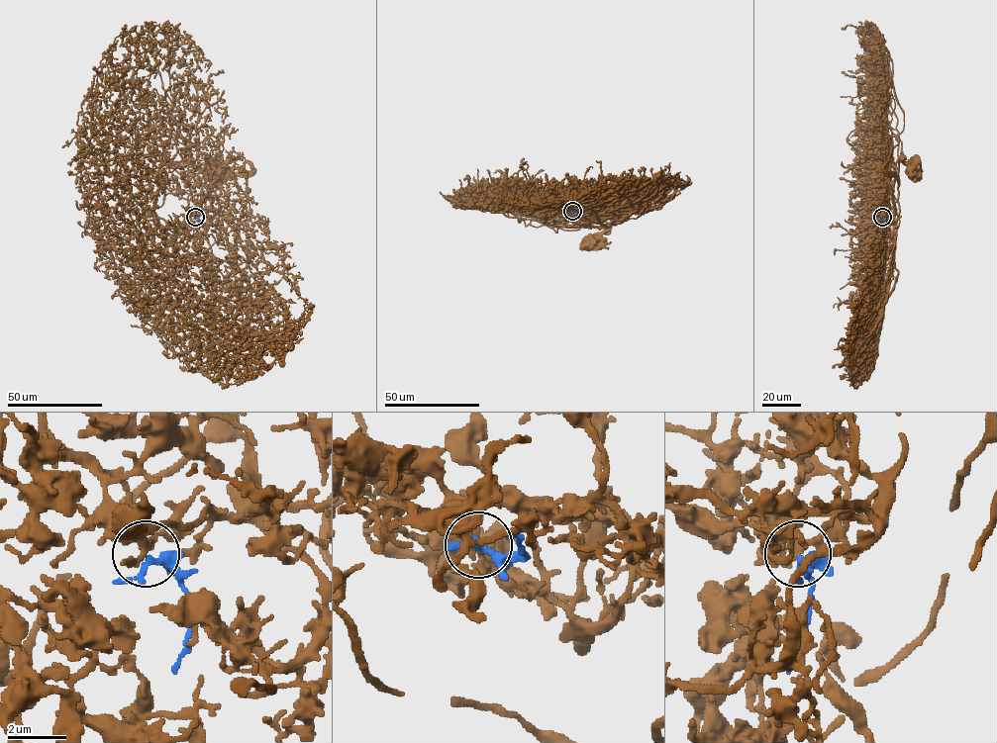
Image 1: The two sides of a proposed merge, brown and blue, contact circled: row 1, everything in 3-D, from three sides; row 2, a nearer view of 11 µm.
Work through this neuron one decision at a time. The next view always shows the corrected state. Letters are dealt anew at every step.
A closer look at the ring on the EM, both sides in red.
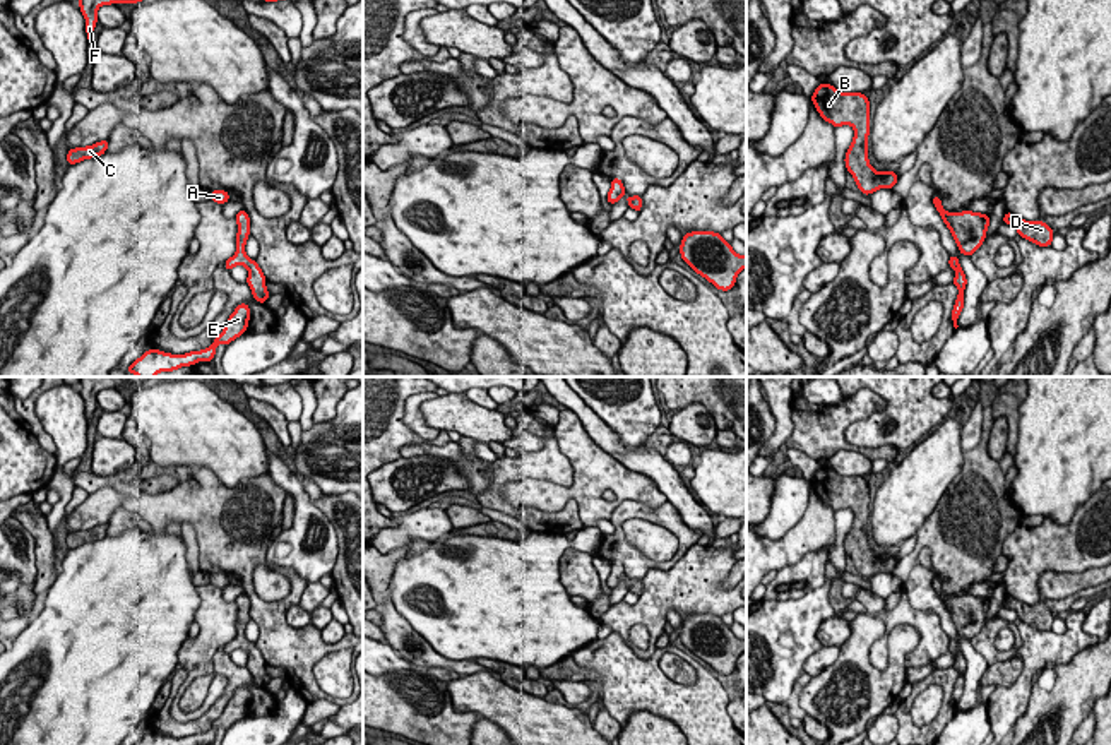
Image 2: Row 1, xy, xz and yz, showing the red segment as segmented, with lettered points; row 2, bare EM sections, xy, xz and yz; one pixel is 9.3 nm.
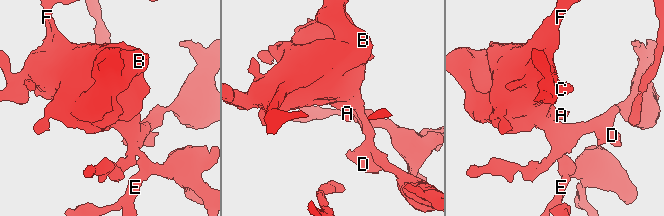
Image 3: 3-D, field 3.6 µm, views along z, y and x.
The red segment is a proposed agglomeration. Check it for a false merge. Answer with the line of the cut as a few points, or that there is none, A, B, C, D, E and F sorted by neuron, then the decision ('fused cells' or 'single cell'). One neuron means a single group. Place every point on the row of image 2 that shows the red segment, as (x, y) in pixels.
cut none; groups A B C D E F; single cell

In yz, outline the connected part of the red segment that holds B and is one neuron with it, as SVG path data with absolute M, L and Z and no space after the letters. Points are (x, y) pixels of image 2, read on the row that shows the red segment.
M822 82L810 98L820 116L835 127L851 125L853 142L846 152L846 170L853 175L861 194L870 195L880 188L894 188L895 171L876 173L868 159L870 99L863 92L842 92Z

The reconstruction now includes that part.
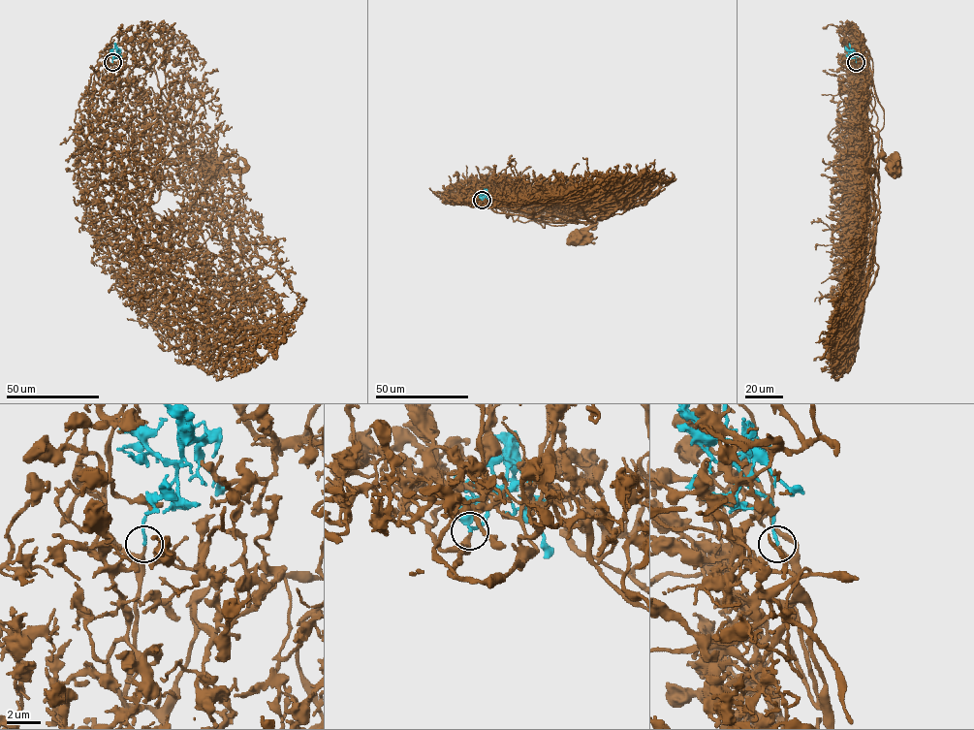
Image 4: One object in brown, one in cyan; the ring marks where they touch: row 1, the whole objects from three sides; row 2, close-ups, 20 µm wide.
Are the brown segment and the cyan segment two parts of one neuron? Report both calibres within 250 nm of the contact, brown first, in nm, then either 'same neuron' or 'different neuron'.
240/170 nm | same neuron

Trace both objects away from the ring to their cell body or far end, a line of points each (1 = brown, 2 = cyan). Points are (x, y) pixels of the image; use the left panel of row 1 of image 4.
1: (112, 62), (114, 87), (135, 112), (205, 174), (221, 155), (212, 164)
2: (112, 62), (118, 50), (120, 56)

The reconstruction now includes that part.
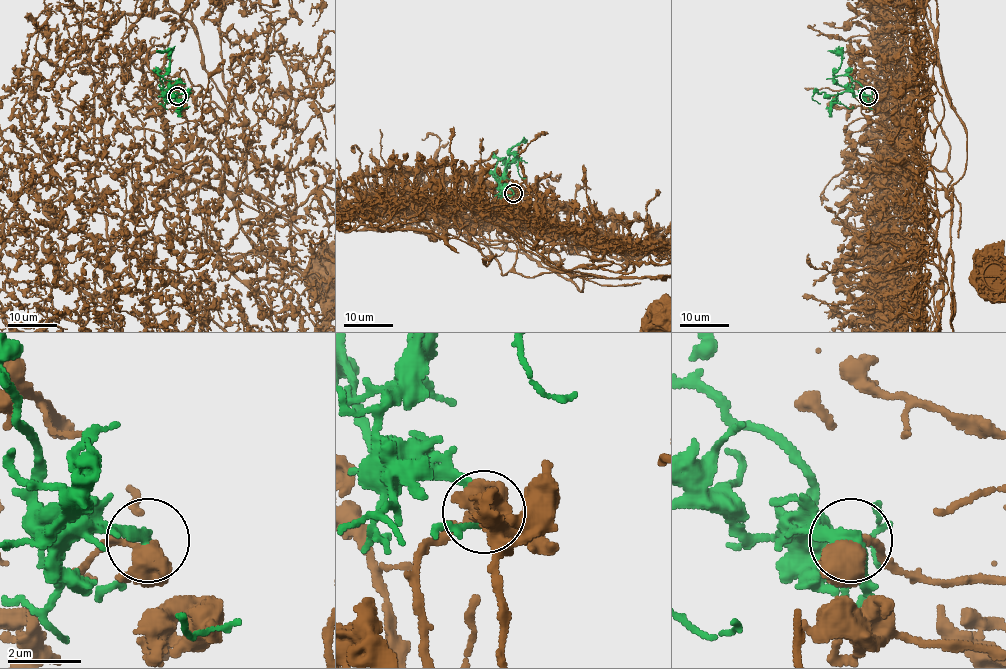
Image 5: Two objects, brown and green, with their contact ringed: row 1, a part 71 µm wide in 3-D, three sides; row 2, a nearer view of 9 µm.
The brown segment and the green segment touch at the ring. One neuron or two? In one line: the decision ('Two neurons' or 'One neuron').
Two neurons

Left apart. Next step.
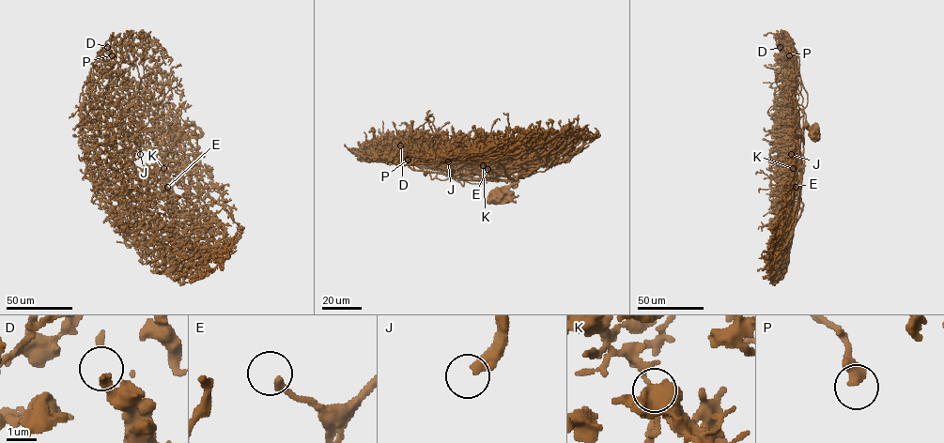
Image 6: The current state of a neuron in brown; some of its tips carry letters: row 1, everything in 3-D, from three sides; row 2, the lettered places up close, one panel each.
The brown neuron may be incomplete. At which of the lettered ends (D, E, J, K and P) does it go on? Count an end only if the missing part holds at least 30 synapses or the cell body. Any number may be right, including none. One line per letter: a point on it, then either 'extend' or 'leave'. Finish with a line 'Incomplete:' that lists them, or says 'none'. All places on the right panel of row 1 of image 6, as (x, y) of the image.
D: place (780, 47); leave
E: place (796, 187); extend
J: place (791, 154); extend
K: place (793, 168); leave
P: place (789, 55); leave
Incomplete: E, J

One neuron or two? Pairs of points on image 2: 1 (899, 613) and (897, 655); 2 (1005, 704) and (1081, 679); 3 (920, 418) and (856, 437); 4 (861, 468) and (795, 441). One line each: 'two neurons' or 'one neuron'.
1: two neurons
2: two neurons
3: one neuron
4: two neurons

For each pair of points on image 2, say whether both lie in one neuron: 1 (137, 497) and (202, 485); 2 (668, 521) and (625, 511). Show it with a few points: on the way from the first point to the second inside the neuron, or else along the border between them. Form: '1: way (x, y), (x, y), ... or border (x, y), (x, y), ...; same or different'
1: way (153, 504), (184, 504), (187, 500); same
2: way (658, 516), (635, 511); same

